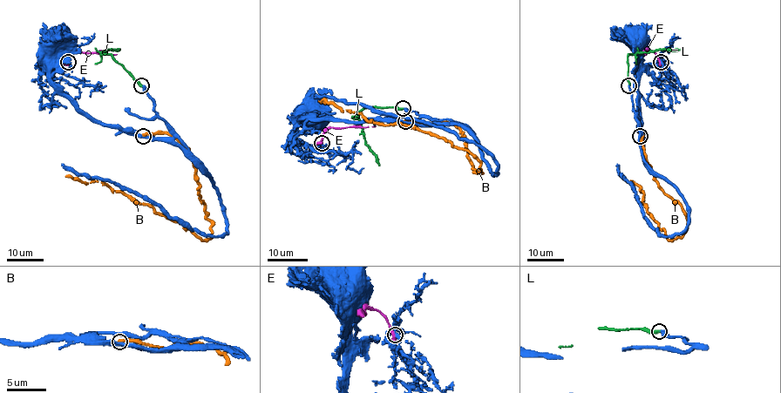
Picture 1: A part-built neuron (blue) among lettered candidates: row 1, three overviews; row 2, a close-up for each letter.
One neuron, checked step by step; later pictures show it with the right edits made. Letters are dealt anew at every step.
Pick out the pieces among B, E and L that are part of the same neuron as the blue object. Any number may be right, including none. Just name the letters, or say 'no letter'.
L

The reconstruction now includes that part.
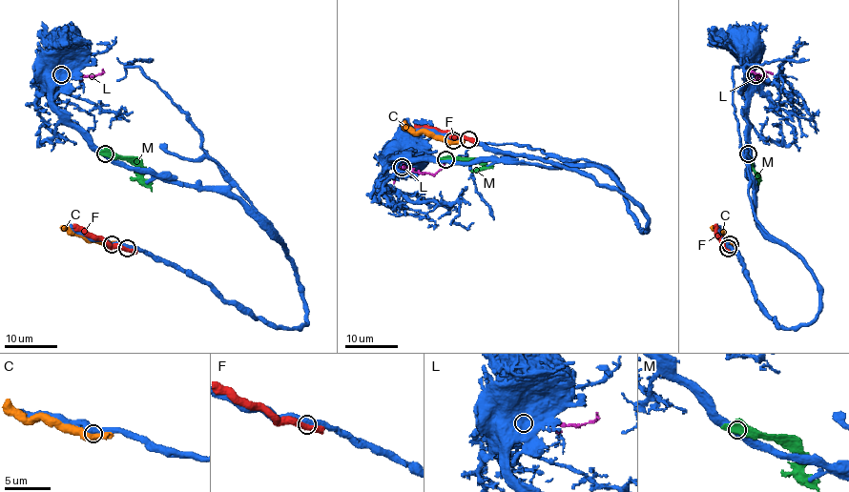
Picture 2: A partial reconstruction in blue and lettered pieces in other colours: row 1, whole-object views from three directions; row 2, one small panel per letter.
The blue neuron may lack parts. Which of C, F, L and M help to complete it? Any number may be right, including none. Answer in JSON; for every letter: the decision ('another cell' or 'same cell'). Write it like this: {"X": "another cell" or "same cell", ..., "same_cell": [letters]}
{"C": "another cell", "F": "another cell", "L": "same cell", "M": "another cell", "same_cell": ["L"]}

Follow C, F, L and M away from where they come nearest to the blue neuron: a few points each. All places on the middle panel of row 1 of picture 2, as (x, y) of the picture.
C: (453, 140), (411, 133), (403, 123)
F: (467, 139), (452, 137), (446, 133), (414, 126)
L: (403, 167), (435, 174), (442, 168), (443, 158)
M: (445, 158), (466, 158), (493, 168)

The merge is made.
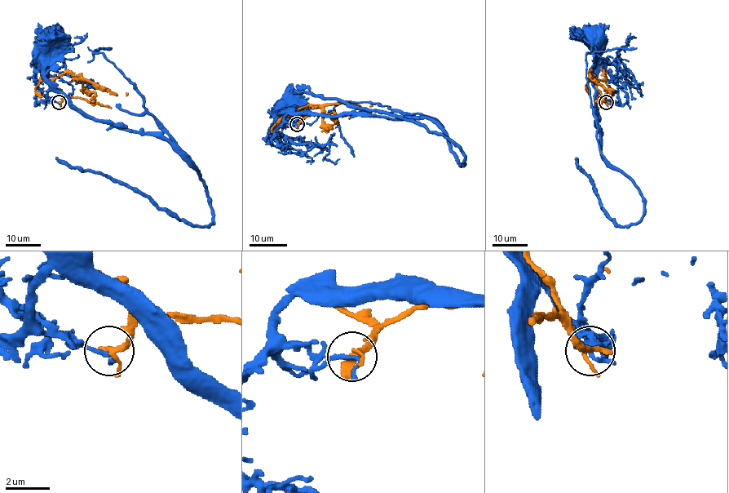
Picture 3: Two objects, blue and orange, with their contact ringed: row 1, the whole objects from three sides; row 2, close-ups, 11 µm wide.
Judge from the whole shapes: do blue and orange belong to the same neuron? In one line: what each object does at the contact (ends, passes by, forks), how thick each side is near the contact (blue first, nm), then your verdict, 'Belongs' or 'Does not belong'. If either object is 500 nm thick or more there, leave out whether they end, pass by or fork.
At the ring blue passes by. At the ring orange passes by. Thickness 160 nm (blue) against 280 nm. Does not belong

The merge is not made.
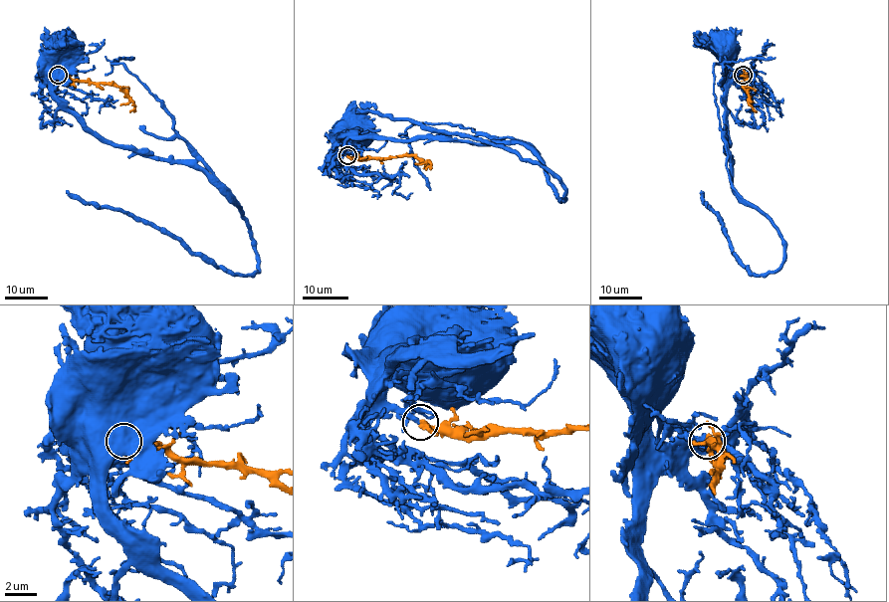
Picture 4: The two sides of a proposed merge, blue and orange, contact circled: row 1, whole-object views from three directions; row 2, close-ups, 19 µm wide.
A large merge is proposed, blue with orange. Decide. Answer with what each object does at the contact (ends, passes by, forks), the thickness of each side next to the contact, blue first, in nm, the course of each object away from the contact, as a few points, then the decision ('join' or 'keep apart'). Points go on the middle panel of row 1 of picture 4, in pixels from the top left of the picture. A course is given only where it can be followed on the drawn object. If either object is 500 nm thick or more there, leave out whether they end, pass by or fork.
blue passes by; orange passes by; 280 nm thick on the blue side, 360 nm on the other; blue runs (346, 155), (344, 149), (354, 135); orange runs (347, 155), (370, 158), (415, 156), (421, 162), (429, 162), (426, 170); join

